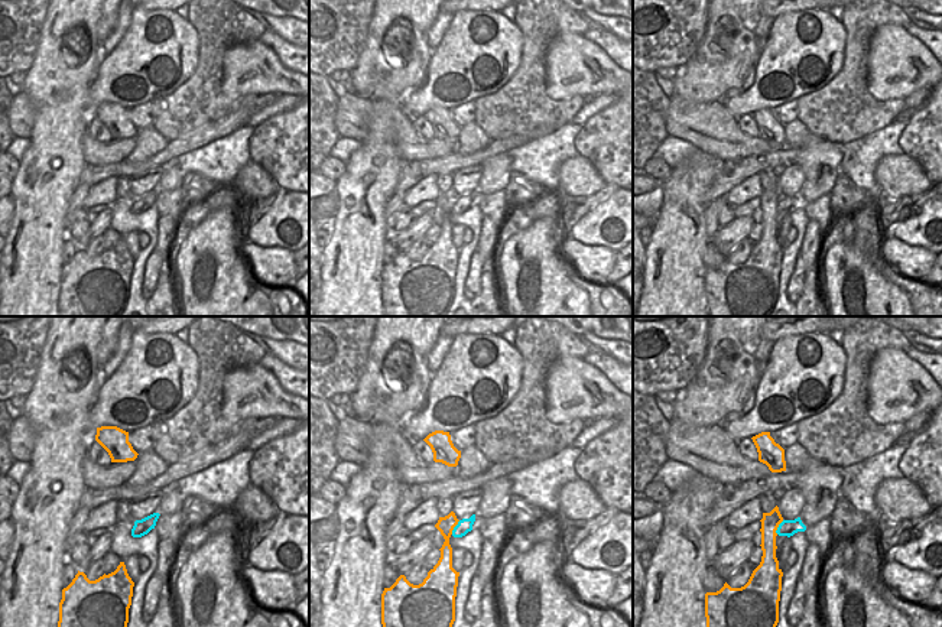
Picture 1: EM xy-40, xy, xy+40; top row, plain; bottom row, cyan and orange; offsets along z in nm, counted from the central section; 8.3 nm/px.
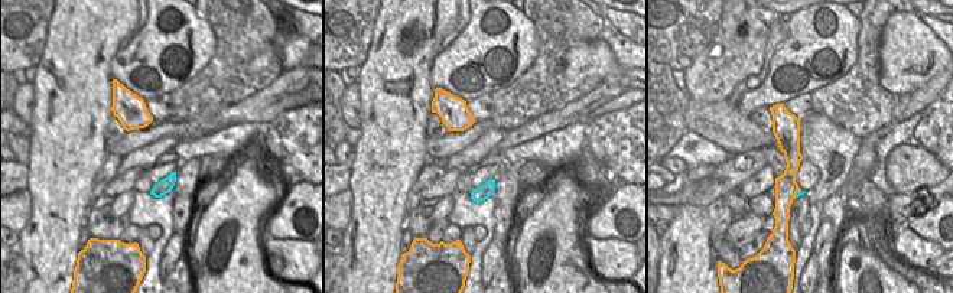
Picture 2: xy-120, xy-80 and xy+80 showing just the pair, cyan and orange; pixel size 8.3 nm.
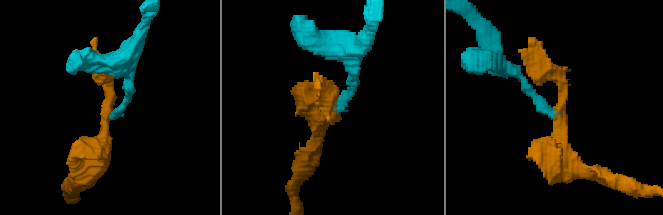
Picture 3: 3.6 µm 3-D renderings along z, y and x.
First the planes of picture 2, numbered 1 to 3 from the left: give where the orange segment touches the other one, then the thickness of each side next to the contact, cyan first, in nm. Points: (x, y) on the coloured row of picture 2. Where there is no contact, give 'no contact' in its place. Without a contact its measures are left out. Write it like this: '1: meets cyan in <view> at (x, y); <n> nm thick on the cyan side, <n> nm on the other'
1: no contact
2: no contact
3: meets cyan in xy+80 at (797, 194); 50 nm thick on the cyan side, 190 nm on the other

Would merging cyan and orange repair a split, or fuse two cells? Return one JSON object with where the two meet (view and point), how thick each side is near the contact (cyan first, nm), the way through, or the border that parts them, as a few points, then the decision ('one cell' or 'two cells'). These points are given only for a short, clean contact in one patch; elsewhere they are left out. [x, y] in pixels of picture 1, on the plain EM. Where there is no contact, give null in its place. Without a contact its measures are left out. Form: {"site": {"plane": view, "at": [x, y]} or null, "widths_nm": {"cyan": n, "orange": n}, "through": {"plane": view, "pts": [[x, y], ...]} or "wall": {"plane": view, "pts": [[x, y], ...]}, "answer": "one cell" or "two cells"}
{"site": {"plane": "xy", "at": [454, 204]}, "widths_nm": {"cyan": 120, "orange": 150}, "wall": {"plane": "xy", "pts": [[460, 197], [451, 210]]}, "answer": "two cells"}

